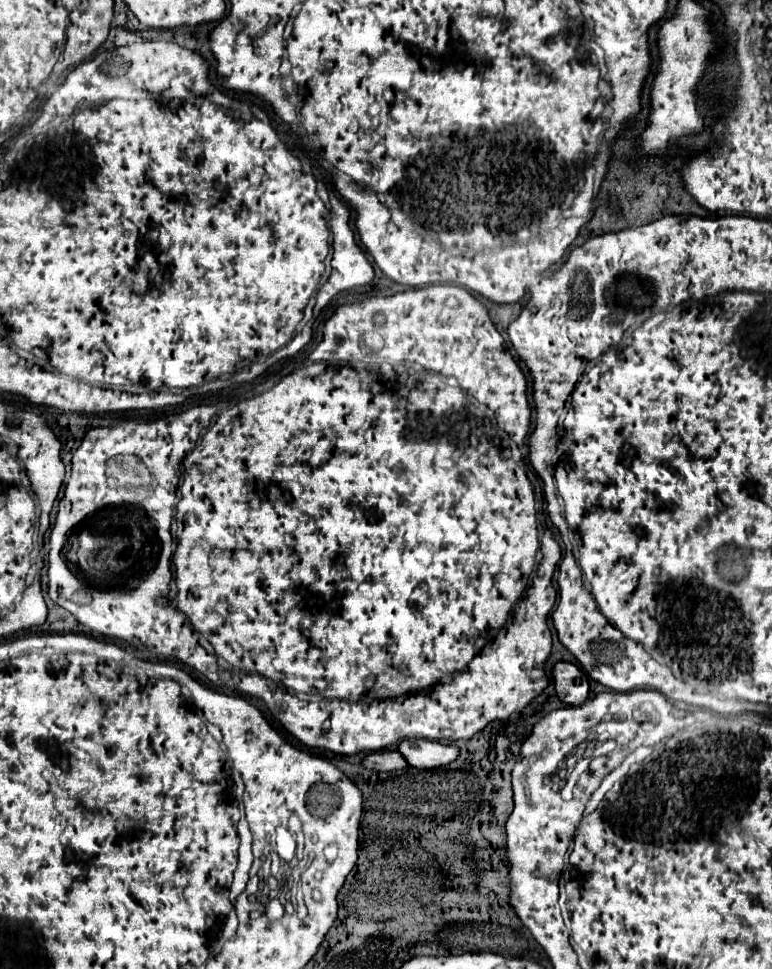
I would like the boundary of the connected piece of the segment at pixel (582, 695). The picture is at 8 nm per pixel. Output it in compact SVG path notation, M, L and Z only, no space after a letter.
M558 661L552 667L552 681L560 701L568 705L582 705L588 697L588 677L574 663Z

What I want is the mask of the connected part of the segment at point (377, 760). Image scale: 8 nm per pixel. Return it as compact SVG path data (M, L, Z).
M384 749L380 753L366 755L364 761L362 761L362 765L366 769L372 769L372 771L396 771L396 769L404 769L406 761L402 759L402 755L398 751Z

